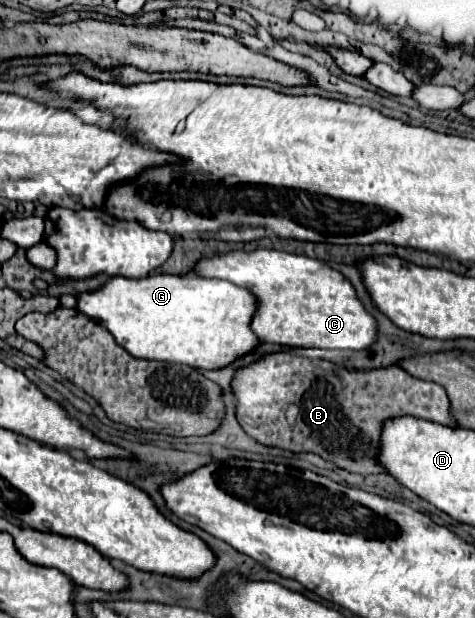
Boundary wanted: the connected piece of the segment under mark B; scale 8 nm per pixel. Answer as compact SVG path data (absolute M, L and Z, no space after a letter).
M273 353L249 367L237 371L233 379L233 391L237 397L237 421L239 425L263 445L279 447L291 453L315 453L325 461L331 461L335 467L345 469L349 473L359 475L373 475L385 473L383 465L379 463L379 447L381 447L381 429L387 419L395 417L417 417L425 421L435 421L439 425L457 427L455 419L451 417L451 405L447 393L441 385L421 381L409 375L399 365L385 367L385 369L343 369L337 365L335 377L335 363L323 359L307 359L297 357L293 353Z

